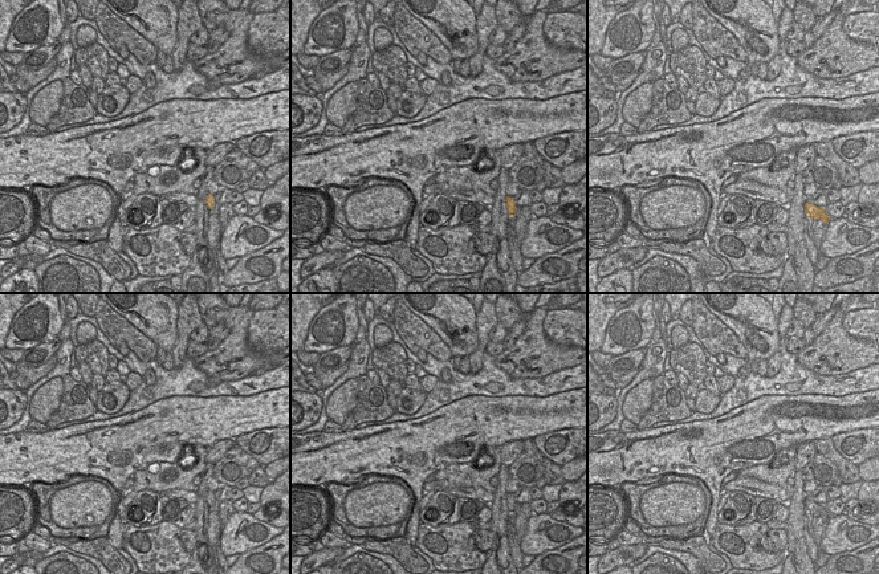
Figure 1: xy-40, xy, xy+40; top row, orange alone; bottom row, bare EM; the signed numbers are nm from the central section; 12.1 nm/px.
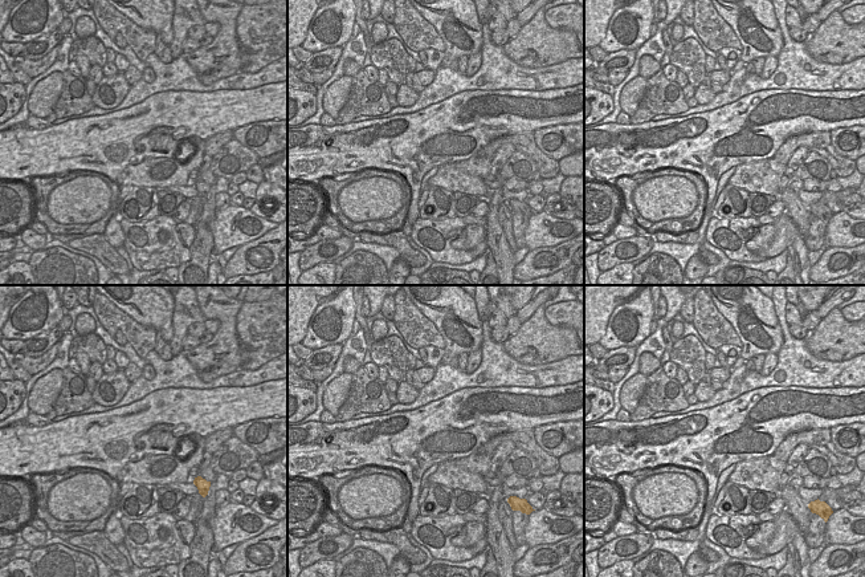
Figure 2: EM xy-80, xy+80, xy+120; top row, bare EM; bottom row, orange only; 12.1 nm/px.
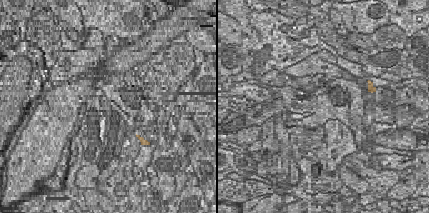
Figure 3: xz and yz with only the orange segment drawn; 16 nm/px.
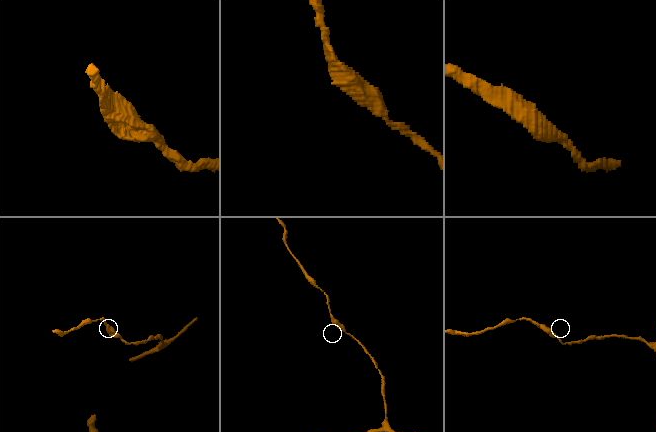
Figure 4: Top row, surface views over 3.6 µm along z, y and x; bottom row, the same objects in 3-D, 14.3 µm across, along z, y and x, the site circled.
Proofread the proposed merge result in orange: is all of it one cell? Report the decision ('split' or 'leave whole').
leave whole

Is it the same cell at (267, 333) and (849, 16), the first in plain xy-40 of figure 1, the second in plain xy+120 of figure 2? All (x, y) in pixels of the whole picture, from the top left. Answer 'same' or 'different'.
same

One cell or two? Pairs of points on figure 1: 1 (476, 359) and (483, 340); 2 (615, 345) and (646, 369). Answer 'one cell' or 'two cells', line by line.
1: one cell
2: two cells

